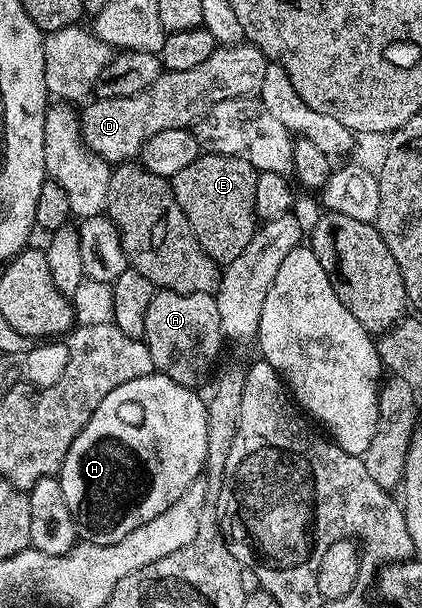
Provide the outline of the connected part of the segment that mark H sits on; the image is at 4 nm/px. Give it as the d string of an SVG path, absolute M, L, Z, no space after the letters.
M155 371L146 373L142 377L137 377L131 381L120 383L120 387L116 387L112 391L108 391L108 395L104 395L104 399L96 407L96 411L92 411L92 415L76 435L76 439L72 439L66 457L62 461L62 467L56 474L58 486L64 495L64 503L72 515L82 541L90 541L94 545L116 543L120 539L124 539L124 535L128 535L128 531L136 531L136 527L156 519L156 515L168 511L168 507L177 505L178 500L186 496L188 490L193 486L190 484L197 479L198 472L201 471L202 464L205 463L206 457L208 458L210 453L210 432L207 430L206 401L202 397L201 399L198 398L194 393L197 392L191 386L176 383L162 373Z

